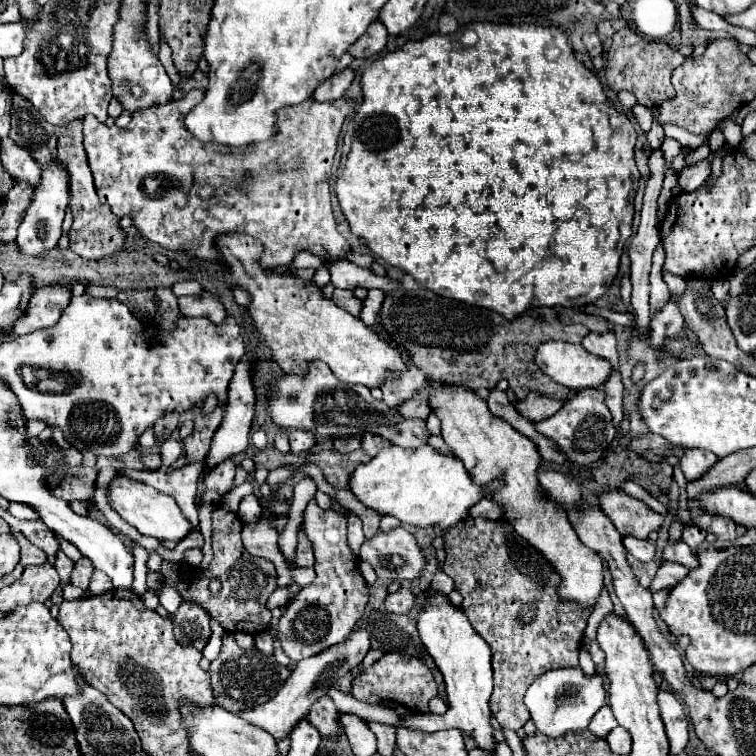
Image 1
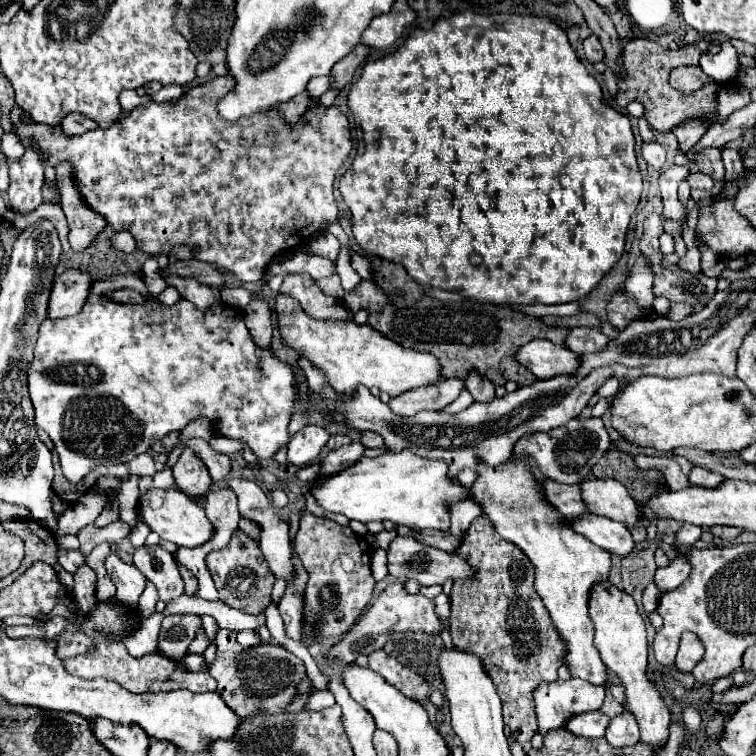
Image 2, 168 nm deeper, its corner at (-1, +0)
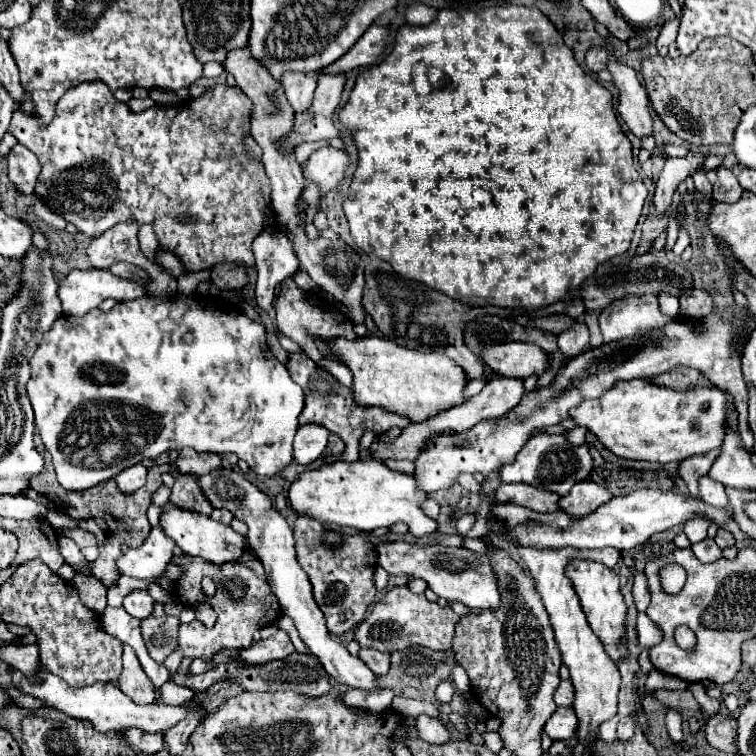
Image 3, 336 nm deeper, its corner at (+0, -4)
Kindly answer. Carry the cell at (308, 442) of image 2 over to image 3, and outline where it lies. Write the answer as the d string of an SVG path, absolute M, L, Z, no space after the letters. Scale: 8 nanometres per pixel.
M317 423L301 425L297 429L295 445L293 445L295 461L301 465L311 465L313 461L317 461L327 447L327 437L329 437L329 431L323 425L317 425Z

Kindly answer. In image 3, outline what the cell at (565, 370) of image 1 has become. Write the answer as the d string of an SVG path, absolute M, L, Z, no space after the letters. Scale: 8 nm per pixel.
M503 343L485 347L479 353L481 363L495 375L525 379L529 375L541 375L547 371L547 355L529 343Z

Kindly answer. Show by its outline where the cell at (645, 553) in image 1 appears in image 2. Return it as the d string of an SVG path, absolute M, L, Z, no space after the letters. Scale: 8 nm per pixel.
M582 515L582 519L568 519L574 527L574 531L578 531L580 535L588 537L594 545L626 557L632 553L634 549L634 541L632 541L632 533L628 531L628 527L624 527L622 523L610 521L606 517L598 517L598 515Z

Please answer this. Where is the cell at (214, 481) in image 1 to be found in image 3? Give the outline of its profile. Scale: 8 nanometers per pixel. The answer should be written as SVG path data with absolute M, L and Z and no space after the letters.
M183 449L179 451L177 461L179 463L179 471L183 475L205 475L213 469L217 469L217 465L221 465L221 457L213 455L213 453L197 453L193 449Z

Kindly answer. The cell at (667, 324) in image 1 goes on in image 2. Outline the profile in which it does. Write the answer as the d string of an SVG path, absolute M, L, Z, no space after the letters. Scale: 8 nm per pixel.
M672 303L672 307L670 307L670 311L666 313L666 317L668 319L684 319L684 317L688 317L692 313L692 307L690 305L684 305L684 303Z

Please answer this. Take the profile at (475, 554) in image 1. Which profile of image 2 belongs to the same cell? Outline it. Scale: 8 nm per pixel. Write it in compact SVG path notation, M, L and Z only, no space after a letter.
M486 515L474 519L462 535L462 545L456 553L474 569L474 575L458 579L450 593L452 643L482 657L502 699L504 723L510 727L512 737L524 743L536 733L532 689L542 681L558 679L558 659L564 665L566 643L534 589L534 567L530 559L518 545L502 539Z

